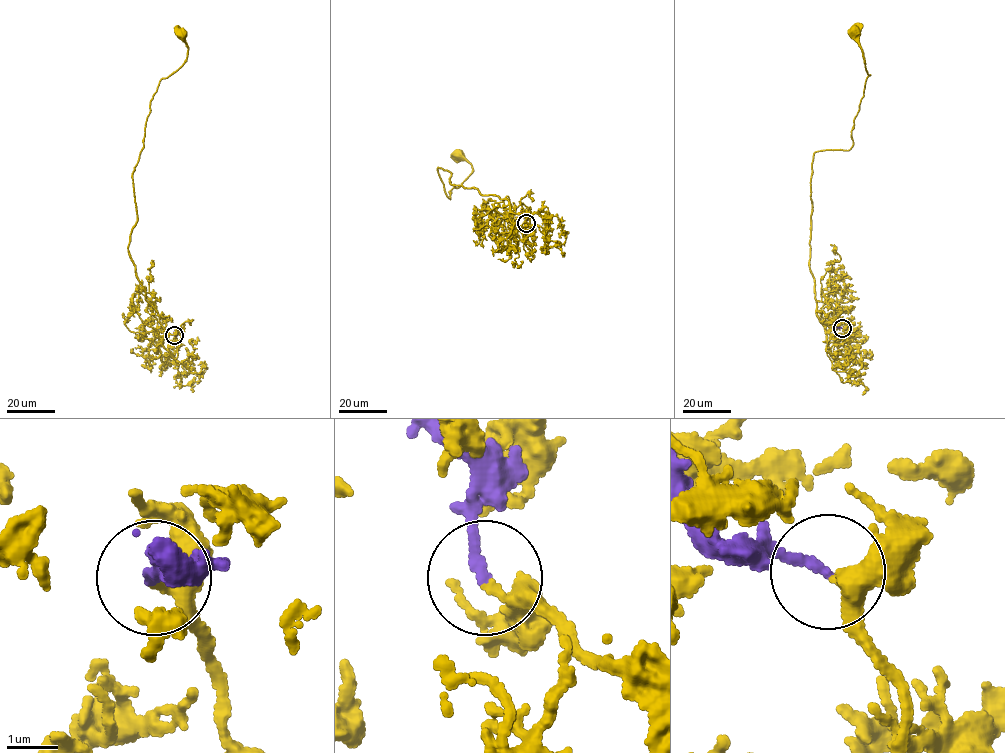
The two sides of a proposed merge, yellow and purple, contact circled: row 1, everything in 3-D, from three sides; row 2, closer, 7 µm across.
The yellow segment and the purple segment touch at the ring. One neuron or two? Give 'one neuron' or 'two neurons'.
one neuron

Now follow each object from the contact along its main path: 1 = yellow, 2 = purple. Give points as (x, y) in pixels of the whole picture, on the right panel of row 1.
1: (842, 328), (845, 338), (828, 348), (809, 267), (811, 180), (816, 152), (853, 144), (870, 75), (854, 33)
2: (842, 328), (830, 323)

